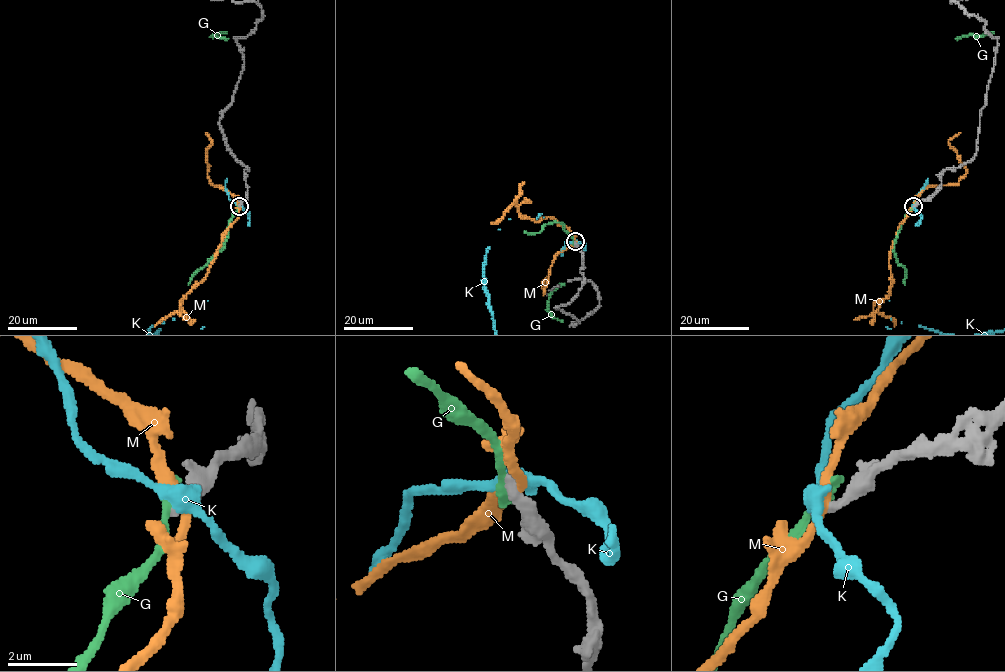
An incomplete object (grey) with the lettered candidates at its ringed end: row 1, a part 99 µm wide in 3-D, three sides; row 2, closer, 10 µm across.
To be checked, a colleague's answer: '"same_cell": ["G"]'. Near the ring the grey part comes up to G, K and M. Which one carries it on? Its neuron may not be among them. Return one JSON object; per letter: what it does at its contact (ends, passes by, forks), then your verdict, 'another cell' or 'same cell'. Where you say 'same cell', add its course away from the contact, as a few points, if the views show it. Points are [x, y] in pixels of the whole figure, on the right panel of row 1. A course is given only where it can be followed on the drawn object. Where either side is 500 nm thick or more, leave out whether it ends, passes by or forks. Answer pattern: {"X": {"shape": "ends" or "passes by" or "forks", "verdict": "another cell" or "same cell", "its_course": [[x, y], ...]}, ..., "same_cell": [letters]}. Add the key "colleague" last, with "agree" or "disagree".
{"G": {"shape": "ends", "verdict": "another cell"}, "K": {"shape": "passes by", "verdict": "another cell"}, "M": {"shape": "passes by", "verdict": "another cell"}, "same_cell": [], "colleague": "disagree"}

